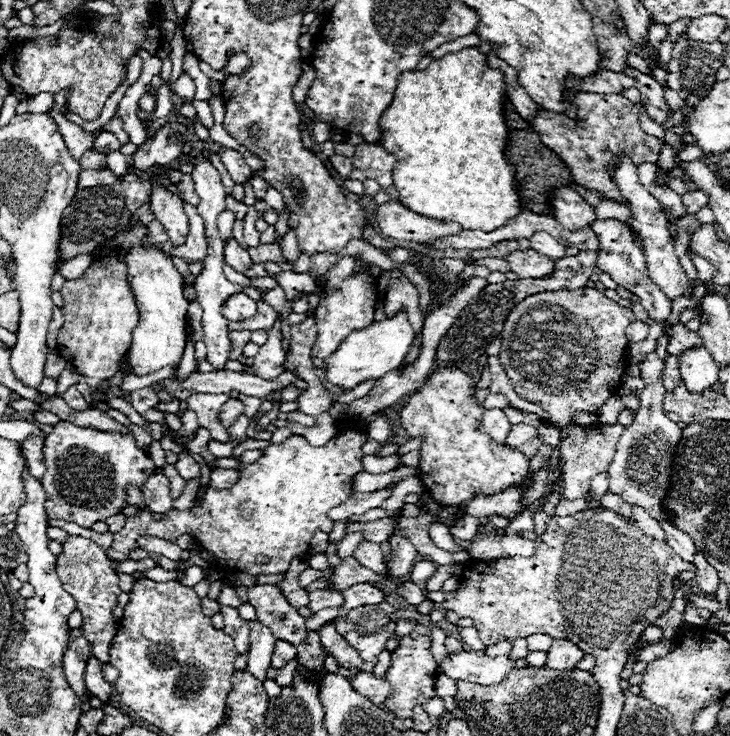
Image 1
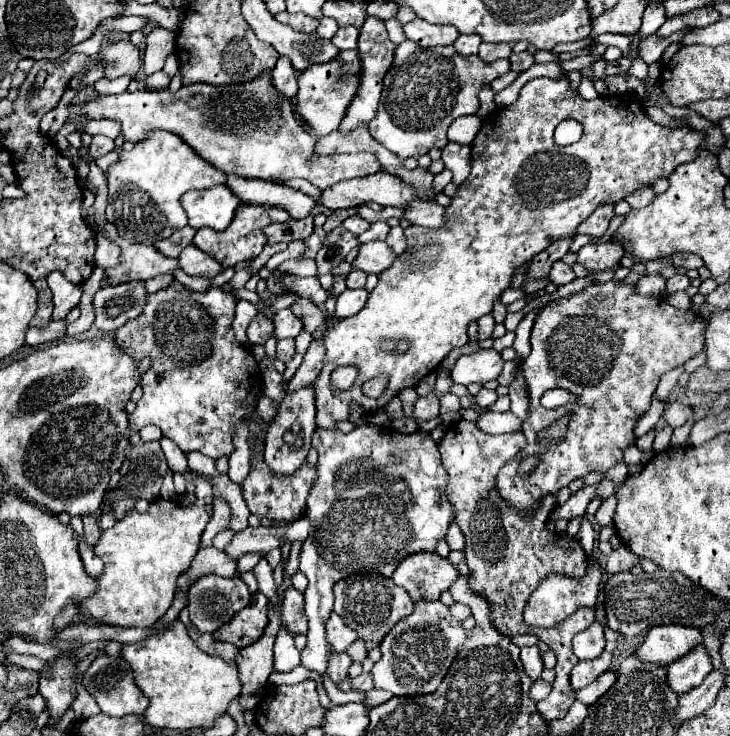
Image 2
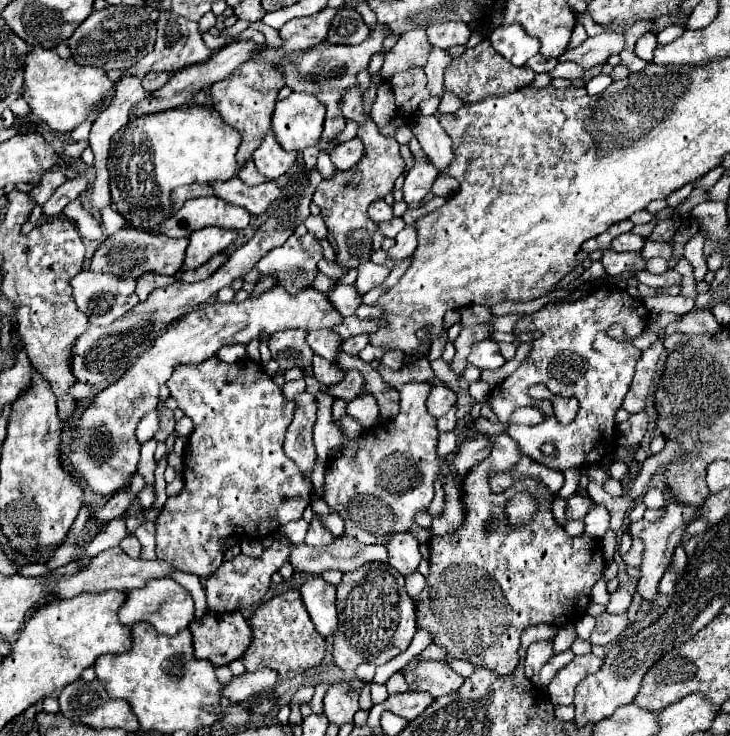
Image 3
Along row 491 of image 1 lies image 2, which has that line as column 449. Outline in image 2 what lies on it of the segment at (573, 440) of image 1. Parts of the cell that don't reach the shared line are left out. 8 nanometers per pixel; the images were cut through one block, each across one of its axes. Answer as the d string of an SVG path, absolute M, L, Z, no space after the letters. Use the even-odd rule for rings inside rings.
M436 552L410 554L394 570L394 584L402 586L414 602L438 600L444 590L458 580L458 570Z

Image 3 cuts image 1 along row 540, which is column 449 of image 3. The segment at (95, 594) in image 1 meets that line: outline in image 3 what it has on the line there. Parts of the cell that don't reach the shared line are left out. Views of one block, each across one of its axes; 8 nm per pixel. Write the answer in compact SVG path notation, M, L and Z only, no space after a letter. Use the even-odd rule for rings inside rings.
M482 40L478 46L468 48L460 58L454 58L450 66L444 72L444 88L452 94L456 94L462 102L476 102L486 96L500 96L510 94L518 88L528 86L534 80L534 70L528 66L514 66L504 56L500 56L488 40Z

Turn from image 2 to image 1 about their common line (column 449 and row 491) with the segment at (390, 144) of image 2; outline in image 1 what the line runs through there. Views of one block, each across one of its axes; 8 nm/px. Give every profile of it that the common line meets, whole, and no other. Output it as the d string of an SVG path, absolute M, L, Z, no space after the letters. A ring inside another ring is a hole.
M64 420L54 424L52 434L44 438L44 462L46 462L46 472L42 476L42 486L48 496L46 518L76 522L82 528L92 528L94 522L104 522L108 516L122 512L122 508L128 506L126 486L138 486L142 490L146 480L152 474L156 474L154 462L144 454L144 450L136 446L136 440L132 436L98 432L93 428L74 426L72 422L64 422Z

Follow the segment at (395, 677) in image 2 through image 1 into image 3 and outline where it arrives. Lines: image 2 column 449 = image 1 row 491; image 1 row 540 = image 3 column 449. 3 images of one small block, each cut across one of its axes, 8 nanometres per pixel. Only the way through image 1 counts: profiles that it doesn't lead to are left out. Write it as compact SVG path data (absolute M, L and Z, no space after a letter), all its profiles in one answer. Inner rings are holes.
M424 660L416 668L408 670L406 682L414 692L428 692L434 698L458 690L464 682L464 676L456 674L448 664L436 660Z

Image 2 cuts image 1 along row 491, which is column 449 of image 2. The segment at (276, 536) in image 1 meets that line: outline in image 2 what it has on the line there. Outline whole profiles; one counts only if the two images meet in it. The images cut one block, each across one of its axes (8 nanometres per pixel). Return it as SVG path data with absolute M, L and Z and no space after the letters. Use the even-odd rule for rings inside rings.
M534 78L526 82L518 100L512 106L488 116L480 134L472 142L472 172L460 184L458 194L446 208L446 226L440 230L408 226L404 230L408 240L406 252L378 276L378 284L370 292L366 306L354 318L340 320L324 334L324 368L312 384L316 426L334 430L338 422L350 420L352 404L362 406L362 410L370 414L384 408L394 396L400 394L400 390L416 386L438 368L452 348L460 348L468 342L468 324L492 312L494 302L508 288L518 266L532 260L560 236L574 236L576 228L596 210L596 206L606 202L614 204L640 186L652 184L654 178L670 176L676 166L694 160L702 140L704 136L692 128L672 130L650 122L644 114L640 98L634 92L632 96L616 94L616 98L598 96L596 100L584 100L570 90L568 78ZM564 118L574 118L584 128L582 138L572 146L556 146L552 140L554 128ZM386 340L406 340L406 354L388 354L382 350L382 342ZM348 364L360 366L360 378L348 392L334 390L330 386L330 374L338 366ZM376 376L386 376L388 386L382 398L366 398L362 394L362 384Z

